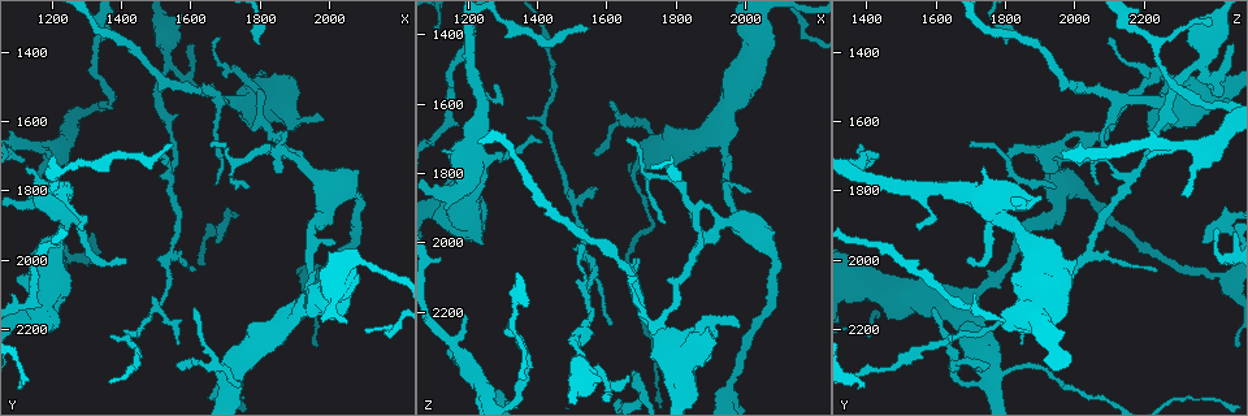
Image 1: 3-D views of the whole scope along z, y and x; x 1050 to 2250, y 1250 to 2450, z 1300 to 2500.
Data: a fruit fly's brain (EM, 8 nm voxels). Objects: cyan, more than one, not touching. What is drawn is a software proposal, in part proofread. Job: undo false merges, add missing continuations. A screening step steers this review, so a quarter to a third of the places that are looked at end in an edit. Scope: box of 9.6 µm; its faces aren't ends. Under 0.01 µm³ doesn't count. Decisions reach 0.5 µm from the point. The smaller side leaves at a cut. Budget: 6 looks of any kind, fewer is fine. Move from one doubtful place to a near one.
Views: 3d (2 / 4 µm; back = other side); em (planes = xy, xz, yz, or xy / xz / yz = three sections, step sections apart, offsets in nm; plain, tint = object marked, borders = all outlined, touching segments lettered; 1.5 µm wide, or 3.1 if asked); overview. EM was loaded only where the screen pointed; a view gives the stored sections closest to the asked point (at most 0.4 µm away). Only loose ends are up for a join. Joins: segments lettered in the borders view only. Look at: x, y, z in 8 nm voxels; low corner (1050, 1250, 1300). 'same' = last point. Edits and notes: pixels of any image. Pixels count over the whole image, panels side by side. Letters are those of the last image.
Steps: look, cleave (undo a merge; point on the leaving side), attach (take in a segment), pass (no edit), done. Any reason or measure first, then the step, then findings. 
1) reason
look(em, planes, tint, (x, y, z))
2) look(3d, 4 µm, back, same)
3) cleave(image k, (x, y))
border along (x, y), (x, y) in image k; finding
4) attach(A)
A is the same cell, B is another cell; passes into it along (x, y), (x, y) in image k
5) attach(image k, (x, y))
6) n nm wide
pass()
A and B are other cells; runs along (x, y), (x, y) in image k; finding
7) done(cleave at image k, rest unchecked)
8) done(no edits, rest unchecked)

thin end
look(em, yz, step 4, borders, (1280, 1910, 1540))

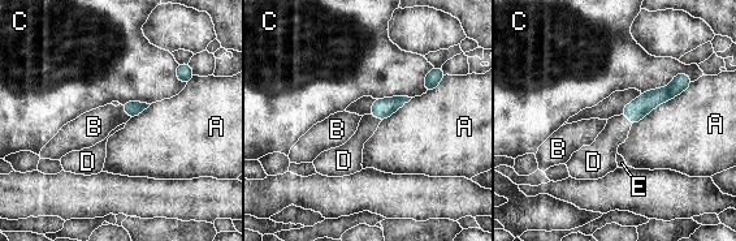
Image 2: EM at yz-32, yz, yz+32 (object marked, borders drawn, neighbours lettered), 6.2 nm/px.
look(em, planes, borders, same)

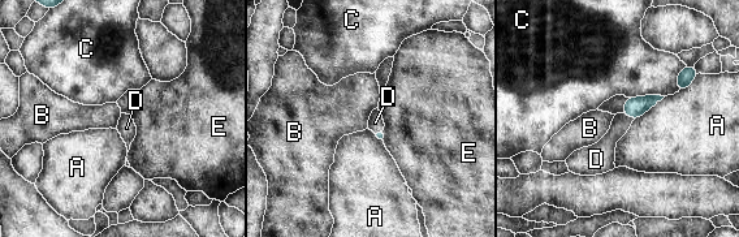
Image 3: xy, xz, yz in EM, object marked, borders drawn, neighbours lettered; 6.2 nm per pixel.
A touches over 240 nm
attach(D)
D is the same cell, A, B, C and E are other cells; passes into it along (380, 136), (377, 130), (375, 123) in image 3; the neuron continues

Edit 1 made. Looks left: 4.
branch stops here
look(3d, 2 µm, (1660, 1680, 1700))

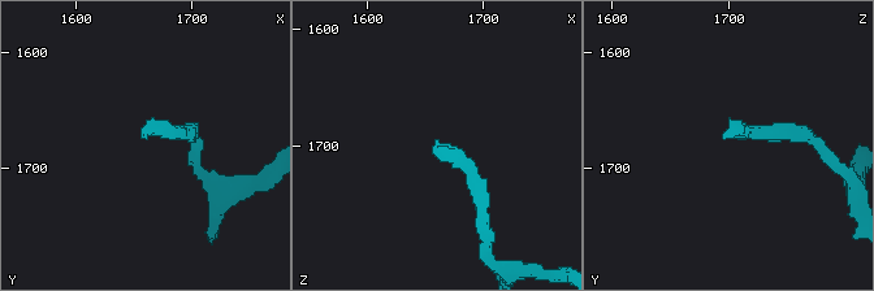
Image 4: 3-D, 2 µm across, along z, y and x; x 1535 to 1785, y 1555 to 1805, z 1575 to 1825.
look(em, xy, step 4, borders, (1660, 1674, 1702))

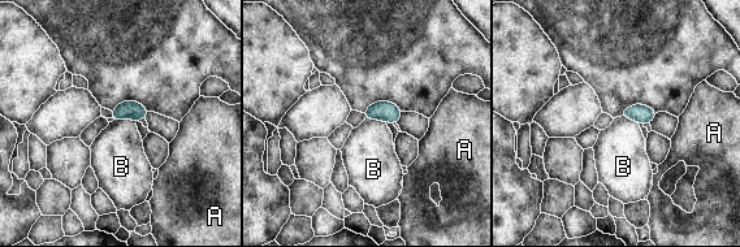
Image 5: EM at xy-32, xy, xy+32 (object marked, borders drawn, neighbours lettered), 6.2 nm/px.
look(em, planes, borders, same)

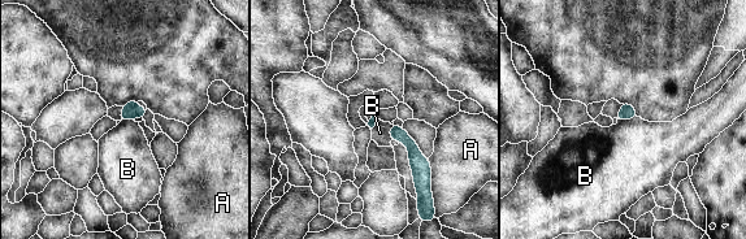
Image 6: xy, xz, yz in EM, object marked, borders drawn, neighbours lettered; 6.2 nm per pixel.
pass()
A and B are other cells; border along (636, 116), (617, 122) in image 6; no lettered segment goes on from it

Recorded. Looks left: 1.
done(attach at image 3, rest unchecked)

